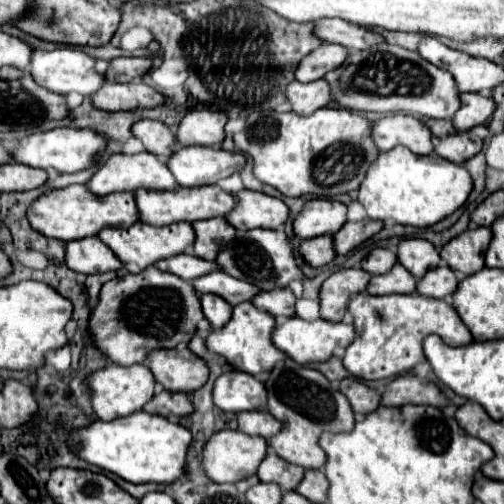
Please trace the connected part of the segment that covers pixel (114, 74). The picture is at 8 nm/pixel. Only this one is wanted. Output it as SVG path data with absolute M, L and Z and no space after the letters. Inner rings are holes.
M120 57L110 61L110 69L106 71L108 81L130 83L136 77L146 75L152 69L150 57Z

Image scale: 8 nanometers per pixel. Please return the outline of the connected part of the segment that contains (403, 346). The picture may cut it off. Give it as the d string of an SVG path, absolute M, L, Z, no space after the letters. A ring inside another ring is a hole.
M358 293L350 299L348 311L354 317L356 339L346 349L344 367L350 373L354 373L354 377L364 381L396 377L414 369L418 363L424 363L426 357L422 341L432 333L440 335L444 343L452 347L468 345L474 341L470 329L462 323L460 315L454 311L452 305L440 299L422 297L418 293L386 295L386 297L372 297L370 293Z

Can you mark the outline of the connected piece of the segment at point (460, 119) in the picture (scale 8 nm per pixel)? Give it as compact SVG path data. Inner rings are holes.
M462 93L462 107L454 115L454 127L458 131L468 131L476 125L484 125L496 111L494 99L480 93Z

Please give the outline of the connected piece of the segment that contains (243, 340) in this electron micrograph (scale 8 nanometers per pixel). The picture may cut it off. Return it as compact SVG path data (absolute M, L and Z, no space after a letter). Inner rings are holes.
M246 301L234 307L232 319L228 325L224 325L222 329L214 329L208 339L206 345L210 351L226 357L226 361L236 367L238 371L250 373L250 375L260 375L260 373L270 373L270 369L276 367L278 361L286 359L286 353L280 351L274 343L272 343L272 331L276 327L276 319L274 315L260 311L258 307L254 307L254 303Z

